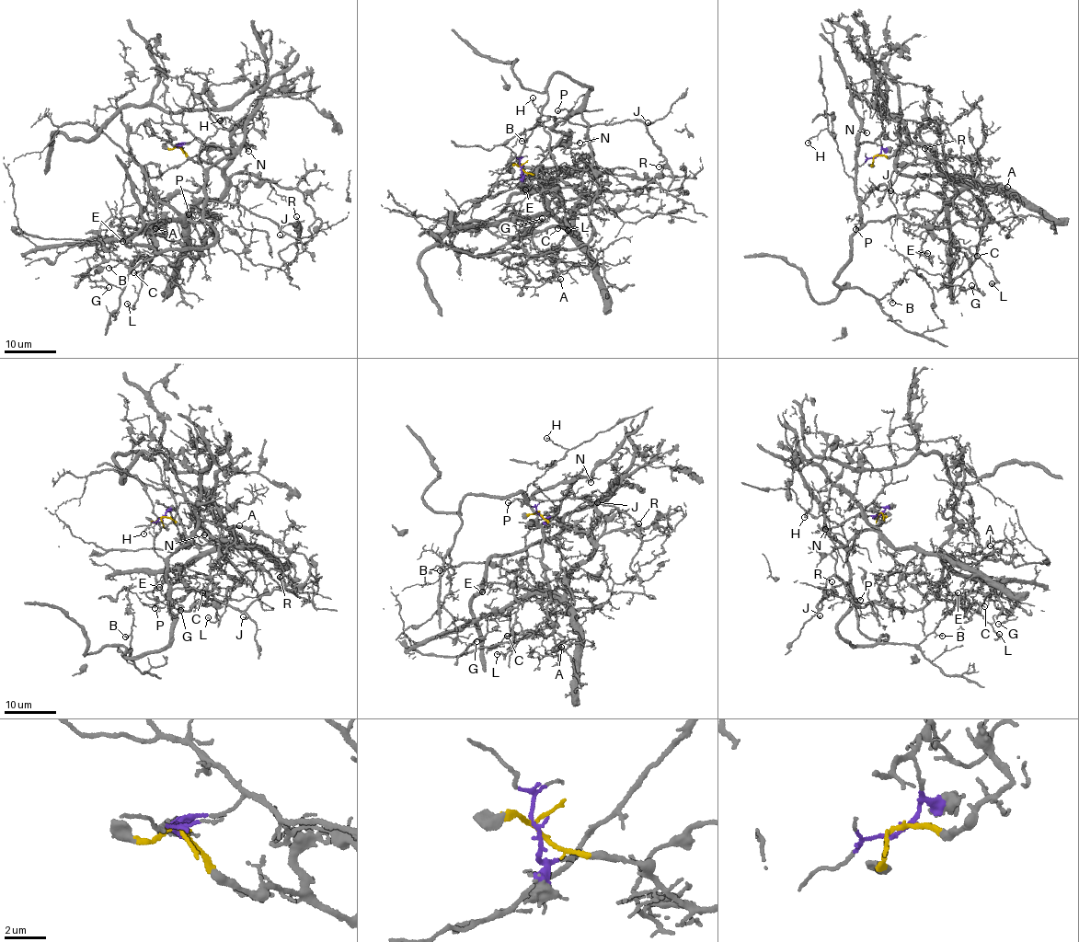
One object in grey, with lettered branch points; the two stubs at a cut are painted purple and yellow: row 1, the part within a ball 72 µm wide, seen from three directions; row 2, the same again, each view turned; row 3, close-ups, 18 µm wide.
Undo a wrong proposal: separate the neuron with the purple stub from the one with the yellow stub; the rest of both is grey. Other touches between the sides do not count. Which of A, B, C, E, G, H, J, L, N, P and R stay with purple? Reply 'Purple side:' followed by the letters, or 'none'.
Purple side: B, H, J, N, P, R

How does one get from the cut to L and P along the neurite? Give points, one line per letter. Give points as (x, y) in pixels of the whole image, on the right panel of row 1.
L: (877, 156), (909, 142), (958, 178), (961, 187), (930, 225), (933, 235), (981, 258), (992, 283)
P: (876, 157), (882, 150), (879, 139), (872, 143), (858, 143), (854, 156), (859, 216), (855, 229)

